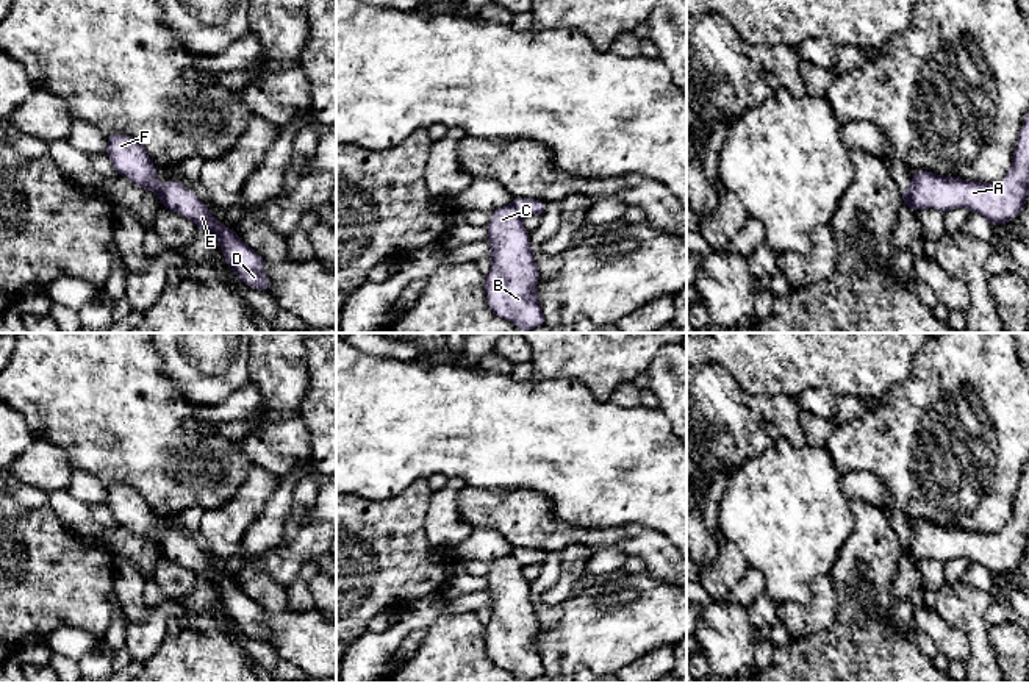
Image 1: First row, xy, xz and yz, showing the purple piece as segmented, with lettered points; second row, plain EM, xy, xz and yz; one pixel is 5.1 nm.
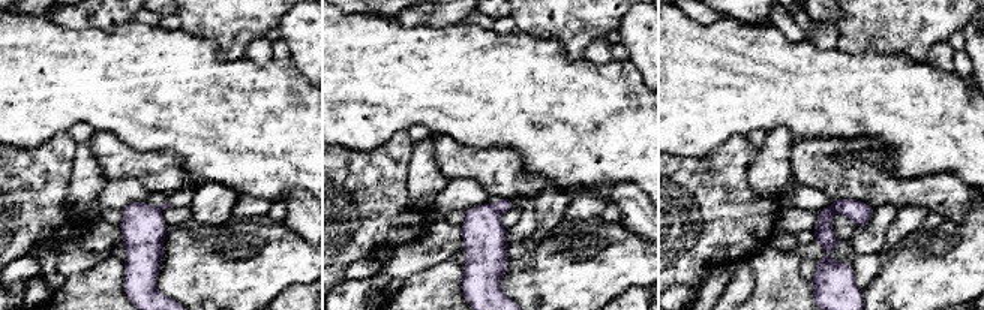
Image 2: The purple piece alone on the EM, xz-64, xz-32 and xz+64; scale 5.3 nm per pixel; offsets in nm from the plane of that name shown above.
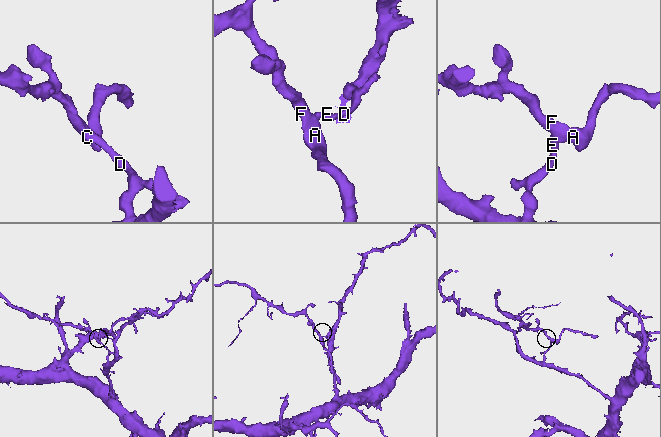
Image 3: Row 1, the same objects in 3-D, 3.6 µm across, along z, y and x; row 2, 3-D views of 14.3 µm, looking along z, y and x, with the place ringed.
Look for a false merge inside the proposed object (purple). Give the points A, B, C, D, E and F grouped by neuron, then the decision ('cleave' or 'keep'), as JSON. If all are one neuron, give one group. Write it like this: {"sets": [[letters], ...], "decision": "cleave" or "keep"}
{"sets": [["A", "B", "C", "F"], ["D", "E"]], "decision": "cleave"}

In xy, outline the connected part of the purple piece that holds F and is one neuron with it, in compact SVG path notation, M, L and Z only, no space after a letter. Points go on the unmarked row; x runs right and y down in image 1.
M124 483L106 486L106 497L106 506L116 522L136 536L155 542L164 558L164 541L147 500L136 489Z

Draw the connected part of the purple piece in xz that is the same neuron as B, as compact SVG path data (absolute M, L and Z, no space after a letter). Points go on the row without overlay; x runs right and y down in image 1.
M510 553L491 561L491 570L485 577L486 592L491 595L491 619L485 625L485 647L489 660L504 670L518 675L524 683L546 675L546 667L535 638L541 628L535 605L530 599L530 583L522 575L522 564Z

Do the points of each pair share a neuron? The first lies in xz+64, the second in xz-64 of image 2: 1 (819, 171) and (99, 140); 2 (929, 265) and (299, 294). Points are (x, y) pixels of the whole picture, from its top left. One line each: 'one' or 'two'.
1: one
2: two

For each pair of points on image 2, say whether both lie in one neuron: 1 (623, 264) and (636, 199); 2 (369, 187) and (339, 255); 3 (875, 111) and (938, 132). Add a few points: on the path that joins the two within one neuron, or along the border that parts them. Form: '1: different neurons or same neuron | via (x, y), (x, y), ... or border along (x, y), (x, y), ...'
1: different neurons | border along (620, 222), (642, 238)
2: same neuron | via (353, 204), (339, 217), (339, 238)
3: same neuron | via (890, 111), (915, 111), (923, 117)

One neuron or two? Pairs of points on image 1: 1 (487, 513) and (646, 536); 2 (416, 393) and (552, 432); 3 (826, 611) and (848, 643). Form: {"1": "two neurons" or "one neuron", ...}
{"1": "one neuron", "2": "one neuron", "3": "two neurons"}

